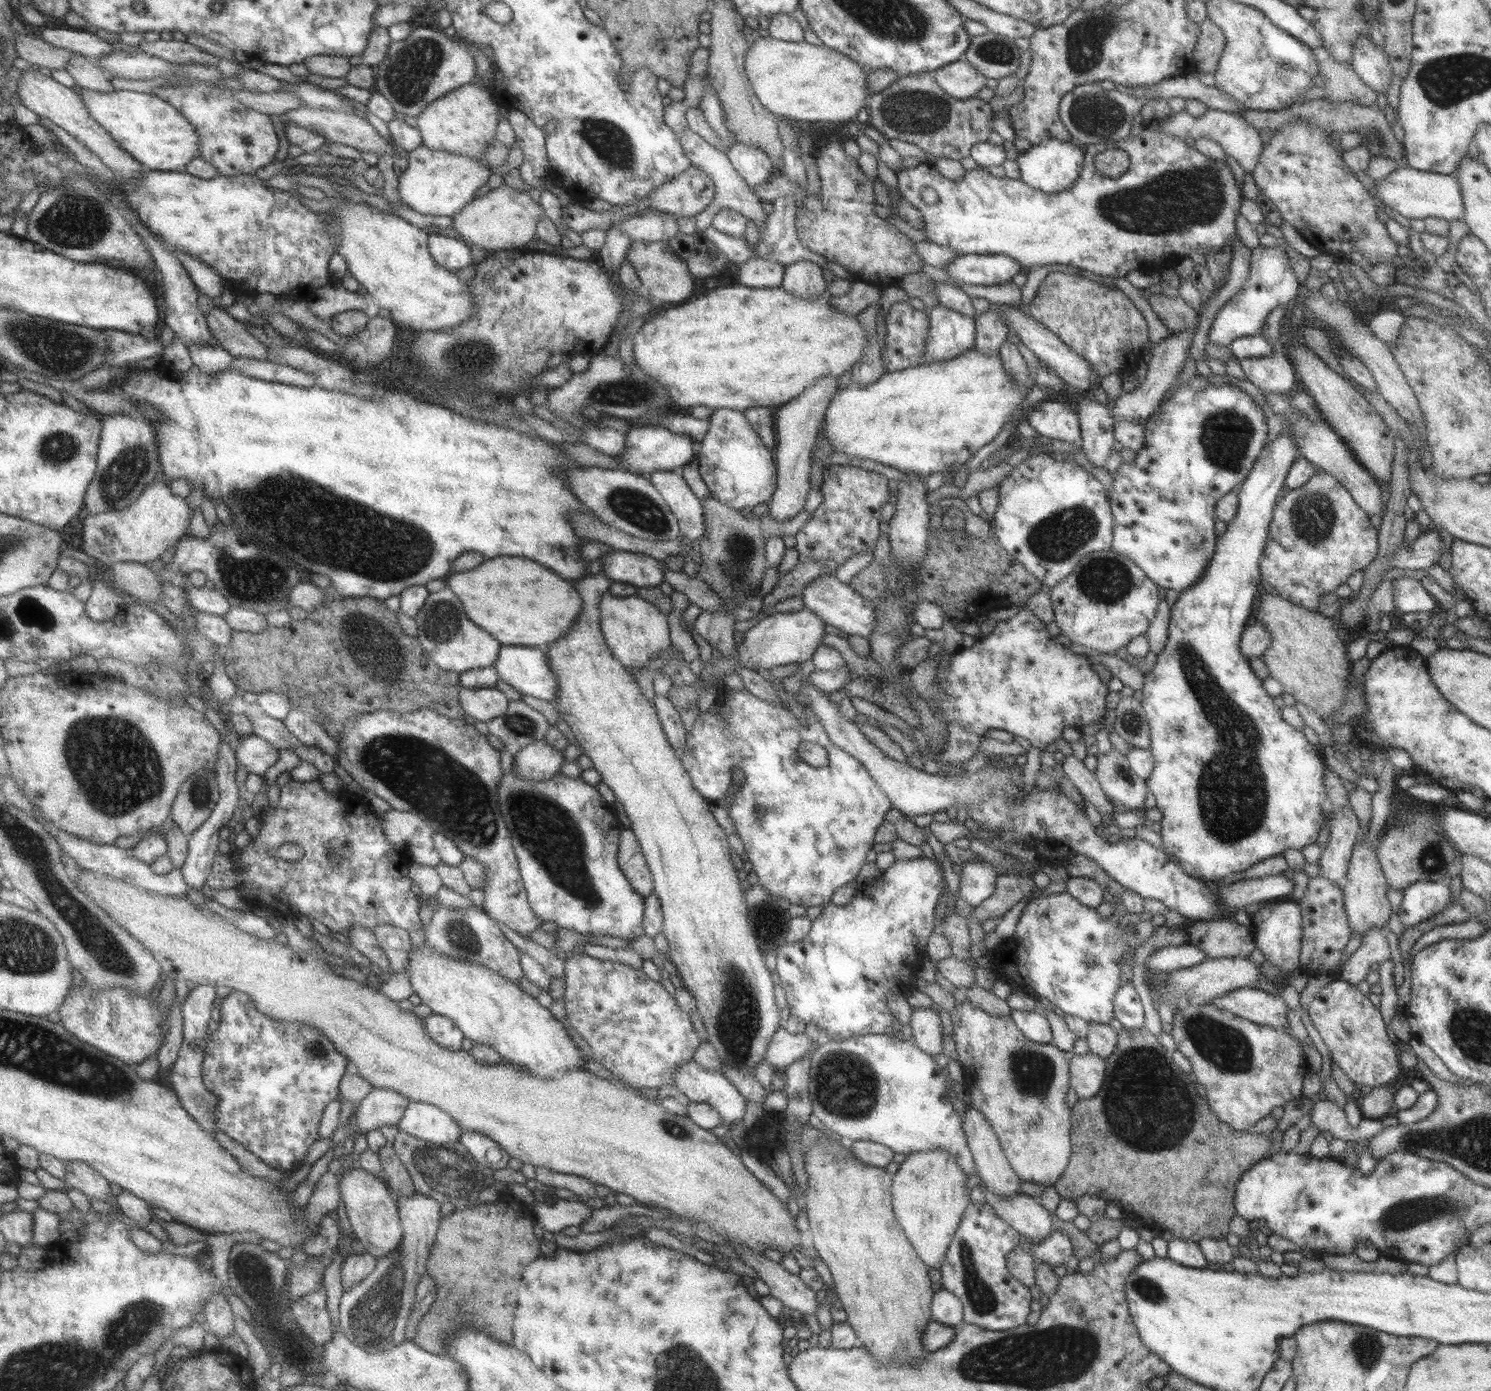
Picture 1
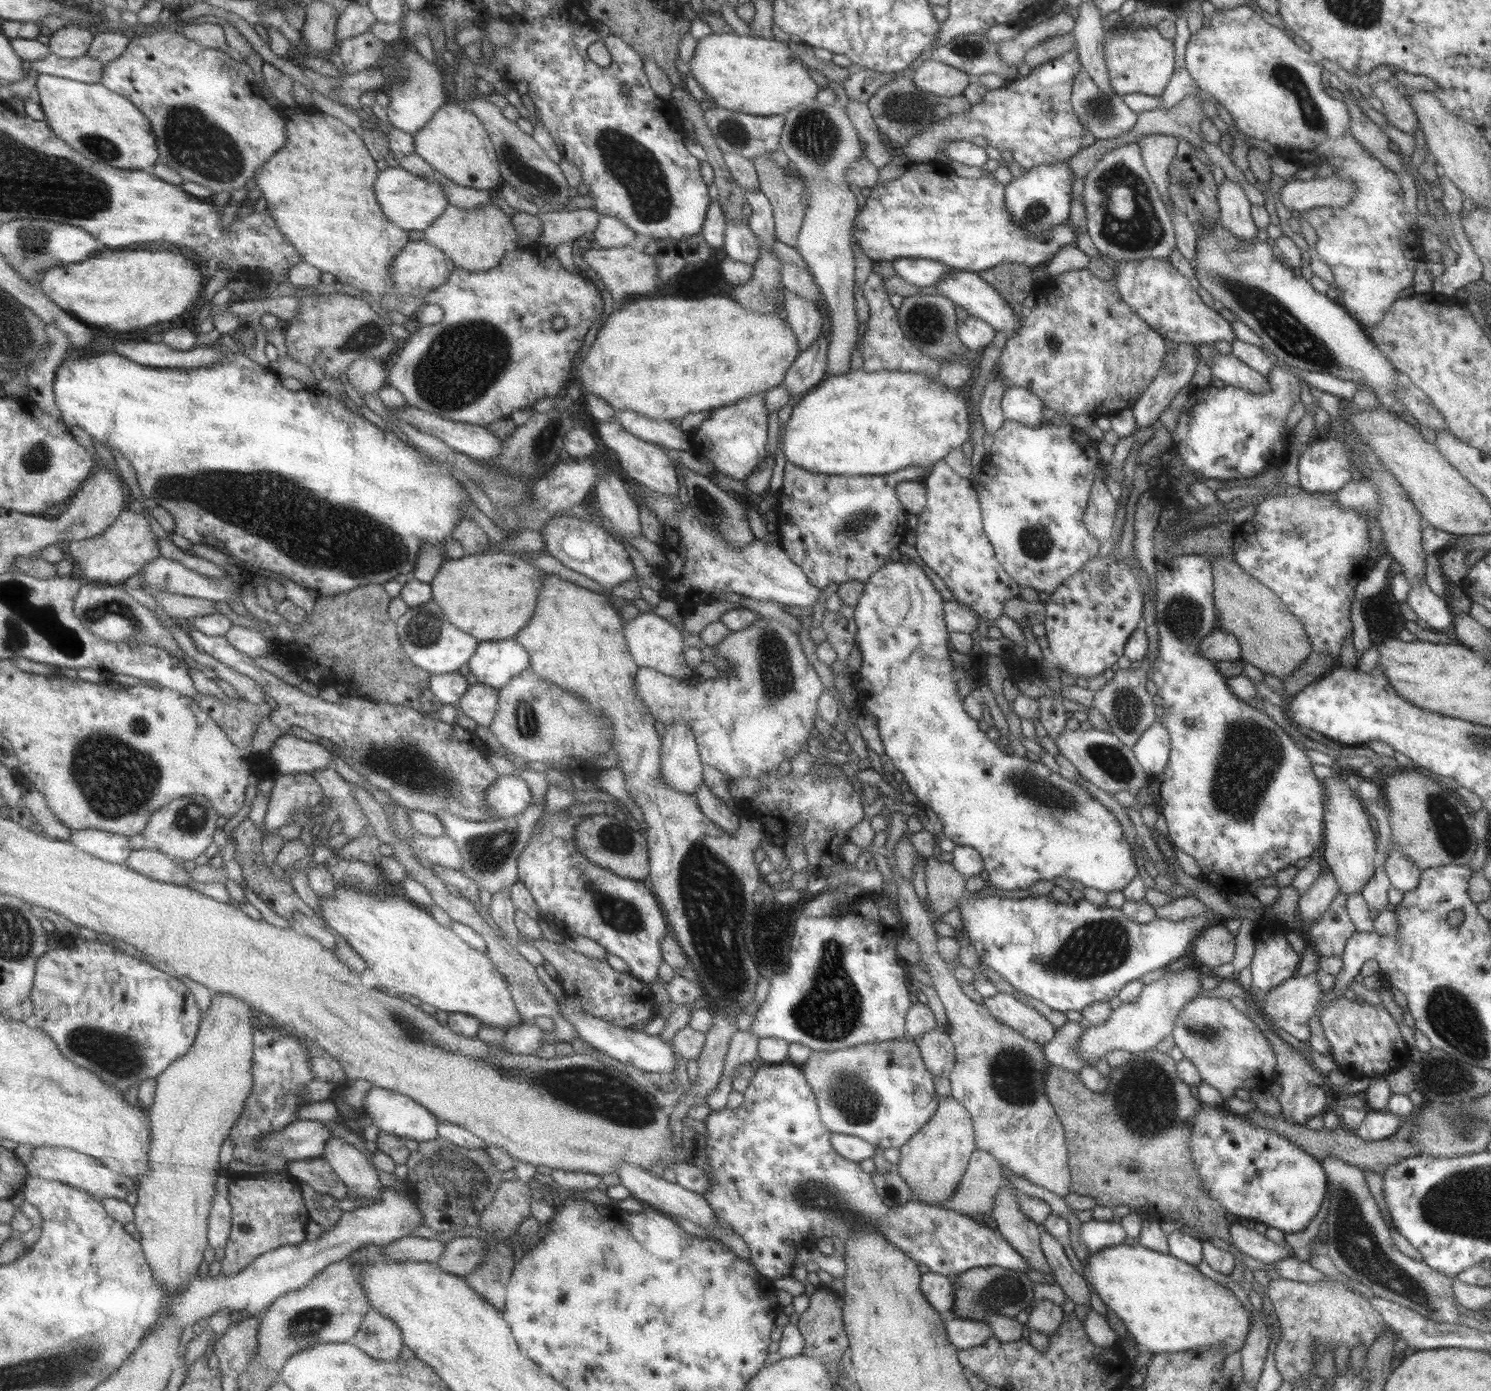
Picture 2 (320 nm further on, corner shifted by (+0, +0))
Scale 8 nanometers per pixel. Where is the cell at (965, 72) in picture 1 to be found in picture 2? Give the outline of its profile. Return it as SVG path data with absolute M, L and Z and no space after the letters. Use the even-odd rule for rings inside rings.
M927 59L909 76L915 87L923 93L943 96L961 95L971 76L942 62Z

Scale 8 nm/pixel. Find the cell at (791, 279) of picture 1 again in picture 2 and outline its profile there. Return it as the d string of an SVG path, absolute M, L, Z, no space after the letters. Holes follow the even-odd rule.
M786 291L784 310L788 315L786 323L795 335L798 352L807 350L820 335L823 311L817 307L817 304L807 302L804 298Z

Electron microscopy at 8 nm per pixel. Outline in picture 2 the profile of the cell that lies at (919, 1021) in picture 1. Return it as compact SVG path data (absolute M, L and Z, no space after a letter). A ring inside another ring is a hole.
M934 1028L929 1032L920 1034L916 1041L925 1069L933 1077L941 1075L948 1077L955 1061L953 1043L950 1041L948 1034Z

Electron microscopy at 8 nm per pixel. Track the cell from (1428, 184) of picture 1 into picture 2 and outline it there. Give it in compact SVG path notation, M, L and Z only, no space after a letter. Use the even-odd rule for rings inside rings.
M1335 175L1330 177L1318 178L1314 177L1308 180L1286 180L1283 186L1279 188L1279 198L1281 204L1289 210L1302 213L1304 210L1315 207L1342 207L1349 202L1350 196L1353 194L1354 186L1350 180L1341 180Z

